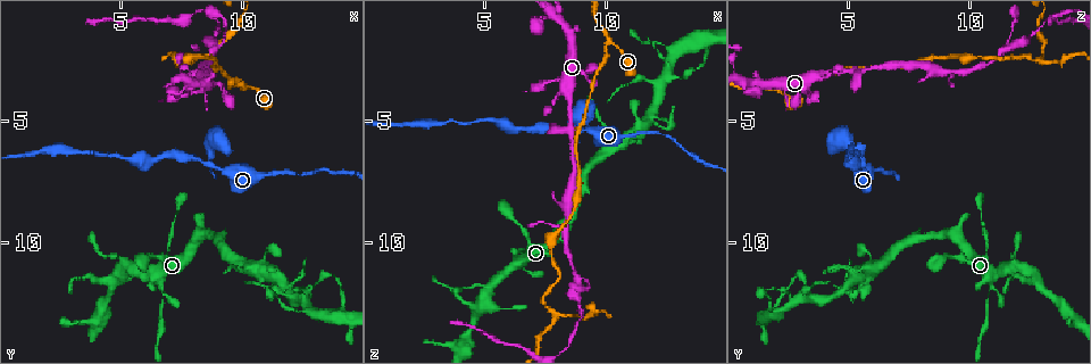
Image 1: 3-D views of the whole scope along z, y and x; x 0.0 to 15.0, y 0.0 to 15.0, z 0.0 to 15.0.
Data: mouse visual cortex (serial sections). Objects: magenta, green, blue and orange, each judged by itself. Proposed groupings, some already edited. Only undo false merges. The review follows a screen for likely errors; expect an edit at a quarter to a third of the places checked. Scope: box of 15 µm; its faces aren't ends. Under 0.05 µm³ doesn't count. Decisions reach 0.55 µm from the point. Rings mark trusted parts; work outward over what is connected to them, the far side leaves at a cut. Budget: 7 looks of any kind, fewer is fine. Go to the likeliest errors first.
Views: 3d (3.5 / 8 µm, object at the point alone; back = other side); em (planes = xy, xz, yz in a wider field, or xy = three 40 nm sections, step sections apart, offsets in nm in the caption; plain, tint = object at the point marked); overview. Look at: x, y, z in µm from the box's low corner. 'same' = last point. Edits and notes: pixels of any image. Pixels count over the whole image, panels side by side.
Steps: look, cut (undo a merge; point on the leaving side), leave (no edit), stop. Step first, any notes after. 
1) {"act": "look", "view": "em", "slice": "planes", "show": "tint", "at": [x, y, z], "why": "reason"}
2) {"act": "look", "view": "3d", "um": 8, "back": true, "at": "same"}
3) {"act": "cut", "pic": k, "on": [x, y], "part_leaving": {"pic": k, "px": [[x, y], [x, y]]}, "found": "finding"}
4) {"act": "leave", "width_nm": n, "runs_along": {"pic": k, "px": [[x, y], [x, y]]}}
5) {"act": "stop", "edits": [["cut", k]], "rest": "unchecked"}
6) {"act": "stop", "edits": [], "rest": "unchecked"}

{"act": "look", "view": "3d", "um": 3.5, "at": [10.2, 3.5, 1.7], "why": "abrupt turn"}

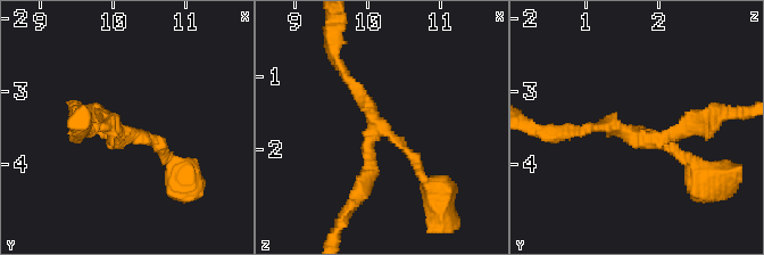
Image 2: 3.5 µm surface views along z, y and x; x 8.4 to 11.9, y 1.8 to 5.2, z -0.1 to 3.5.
{"act": "look", "view": "em", "slice": "planes", "show": "tint", "at": [10.15, 3.60, 1.75], "arms": 3, "arm_widths_nm": [150, 200, 200], "why": "now the EM"}

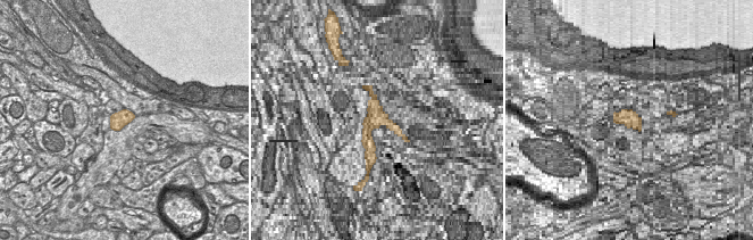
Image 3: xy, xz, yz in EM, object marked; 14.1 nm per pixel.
{"act": "look", "view": "em", "slice": "xy", "step": 1, "show": "tint", "at": "same", "why": "cut it another way"}

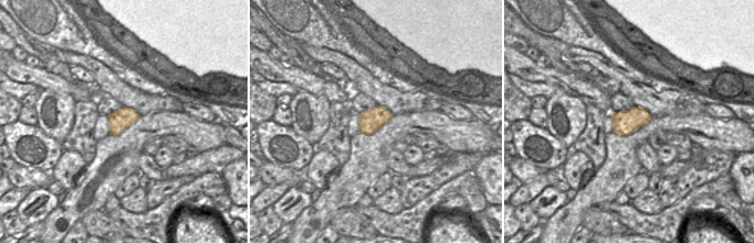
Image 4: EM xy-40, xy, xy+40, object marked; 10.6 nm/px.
{"act": "leave", "width_nm": 240, "runs_along": {"pic": 2, "px": [[168, 157], [155, 140], [113, 140], [106, 118]]}, "found": "all the same cell"}

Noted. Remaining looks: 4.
{"act": "look", "view": "3d", "um": 3.5, "at": [6.7, 12.4, 10.7], "why": "narrows sharply"}

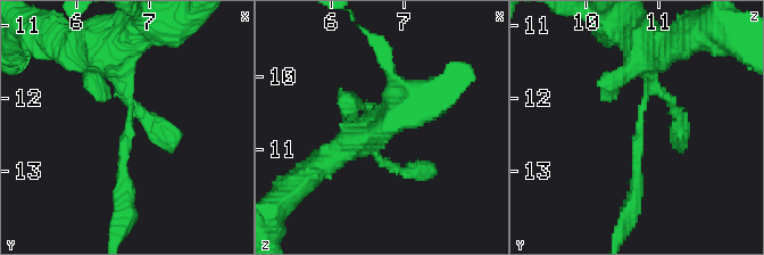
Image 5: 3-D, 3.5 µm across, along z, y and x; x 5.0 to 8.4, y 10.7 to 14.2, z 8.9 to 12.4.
{"act": "look", "view": "em", "slice": "planes", "show": "tint", "at": [6.70, 12.30, 10.75], "why": "need the tissue"}

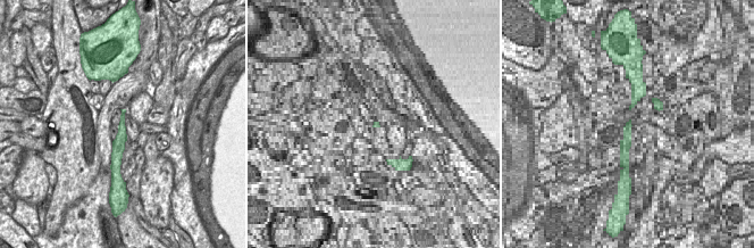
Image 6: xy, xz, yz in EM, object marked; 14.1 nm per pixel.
{"act": "leave", "runs_along": {"pic": 5, "px": [[113, 43], [130, 99], [126, 197]]}, "found": "all the same cell"}

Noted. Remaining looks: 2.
{"act": "look", "view": "3d", "um": 8, "back": true, "at": [7.9, 2.4, 12.9]}

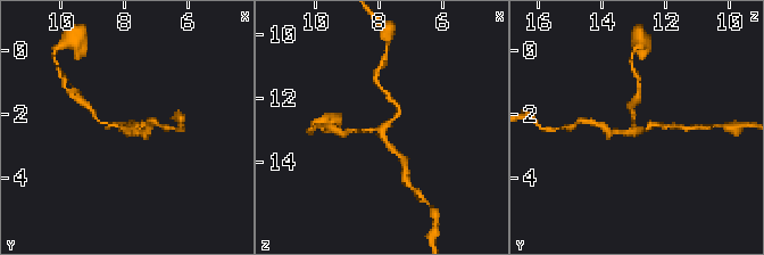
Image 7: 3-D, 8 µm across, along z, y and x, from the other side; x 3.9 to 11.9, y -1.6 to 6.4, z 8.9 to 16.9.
{"act": "look", "view": "em", "slice": "xy", "step": 5, "show": "tint", "at": [7.8, 2.5, 12.8], "arms": 3, "arm_widths_nm": [100, 200, 200]}

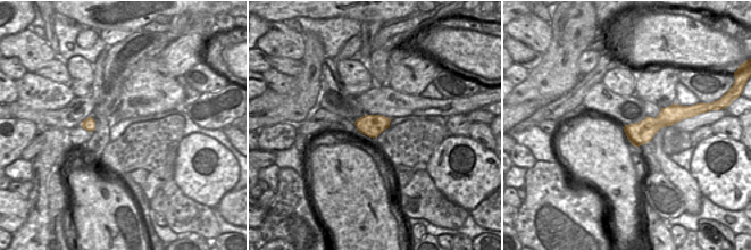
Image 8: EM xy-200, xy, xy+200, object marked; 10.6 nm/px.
{"act": "leave", "runs_along": {"pic": 7, "px": [[396, 104], [396, 117], [380, 129], [351, 131]]}, "found": "continuous, no second cell"}

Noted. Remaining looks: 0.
{"act": "stop", "edits": [], "rest": "unchecked"}

